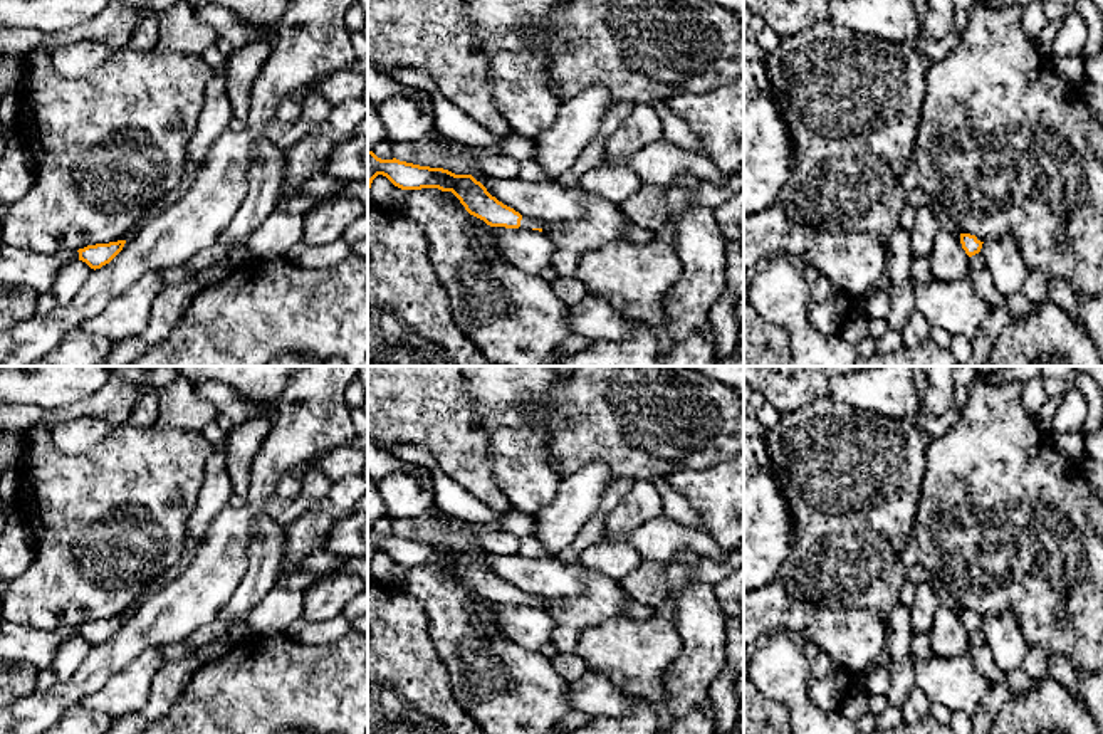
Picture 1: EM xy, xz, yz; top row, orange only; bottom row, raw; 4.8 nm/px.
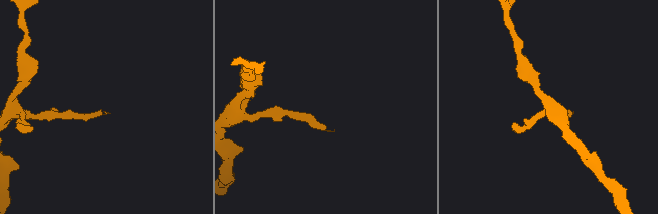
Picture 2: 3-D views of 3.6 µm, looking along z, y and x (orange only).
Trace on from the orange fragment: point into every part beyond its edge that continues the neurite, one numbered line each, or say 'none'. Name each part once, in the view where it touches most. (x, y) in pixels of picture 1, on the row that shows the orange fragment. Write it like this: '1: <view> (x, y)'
1: xz (526, 222)

